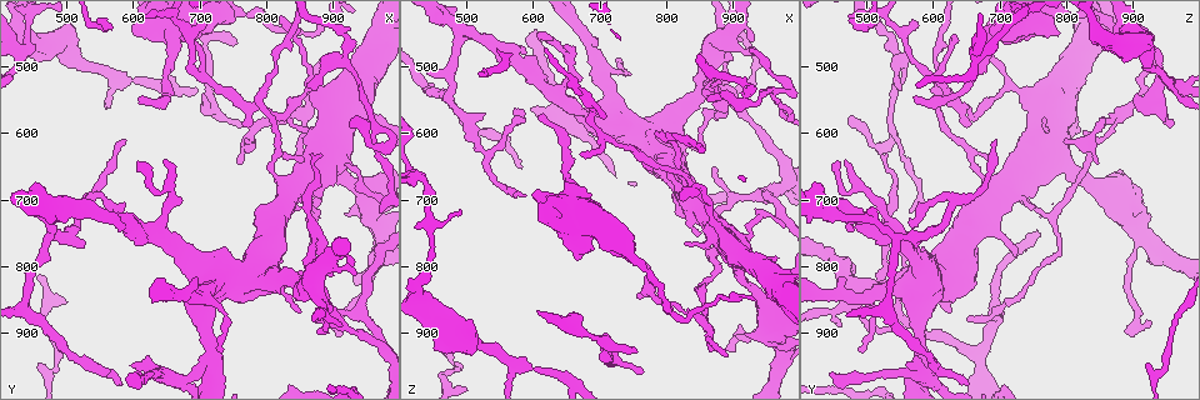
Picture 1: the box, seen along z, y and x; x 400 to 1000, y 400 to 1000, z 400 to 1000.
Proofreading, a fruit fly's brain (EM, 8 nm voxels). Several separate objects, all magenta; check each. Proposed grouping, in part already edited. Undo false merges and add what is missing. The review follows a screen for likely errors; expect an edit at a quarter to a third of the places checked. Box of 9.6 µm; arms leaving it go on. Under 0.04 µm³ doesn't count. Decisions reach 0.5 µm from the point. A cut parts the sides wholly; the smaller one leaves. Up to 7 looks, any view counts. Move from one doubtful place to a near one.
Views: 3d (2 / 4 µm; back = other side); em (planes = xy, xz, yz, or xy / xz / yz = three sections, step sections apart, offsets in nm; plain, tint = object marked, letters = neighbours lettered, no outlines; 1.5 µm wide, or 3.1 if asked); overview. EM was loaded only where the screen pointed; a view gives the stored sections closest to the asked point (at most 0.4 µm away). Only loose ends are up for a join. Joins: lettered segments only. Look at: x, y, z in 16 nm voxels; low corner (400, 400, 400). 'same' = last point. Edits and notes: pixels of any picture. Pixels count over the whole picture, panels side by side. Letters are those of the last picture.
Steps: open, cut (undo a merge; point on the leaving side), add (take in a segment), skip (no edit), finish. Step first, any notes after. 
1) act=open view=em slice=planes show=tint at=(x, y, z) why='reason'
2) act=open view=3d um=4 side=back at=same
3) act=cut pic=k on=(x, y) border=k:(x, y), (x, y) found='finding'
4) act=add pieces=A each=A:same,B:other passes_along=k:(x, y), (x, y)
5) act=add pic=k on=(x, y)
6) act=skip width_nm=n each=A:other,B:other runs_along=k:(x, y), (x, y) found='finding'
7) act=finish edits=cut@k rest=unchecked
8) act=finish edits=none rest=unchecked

act=open view=em slice=planes show=tint at=(815, 660, 670)

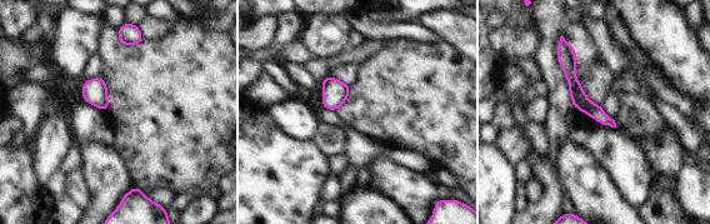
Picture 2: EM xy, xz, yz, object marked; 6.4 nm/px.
act=open view=em slice=planes show=letters at=same

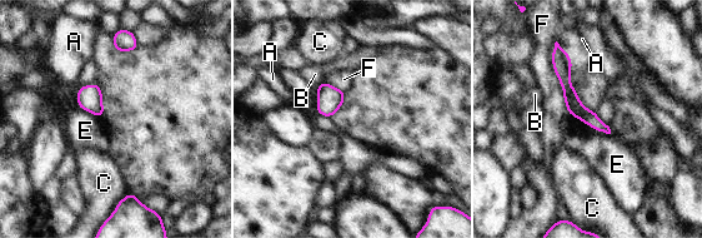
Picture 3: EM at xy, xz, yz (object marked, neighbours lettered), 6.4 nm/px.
act=skip width_nm=80 longest_contact=F:480nm each=A:other,B:other,C:other,E:other,F:other found='continuous, no second neuron'

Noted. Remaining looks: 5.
act=open view=3d um=2 at=(765, 585, 960) why='tapers out'

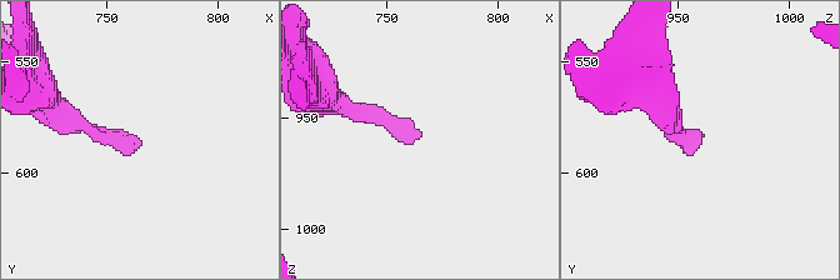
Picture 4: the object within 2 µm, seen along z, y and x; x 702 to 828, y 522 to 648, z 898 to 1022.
act=open view=em um=3.1 slice=planes show=letters at=(766, 585, 960)

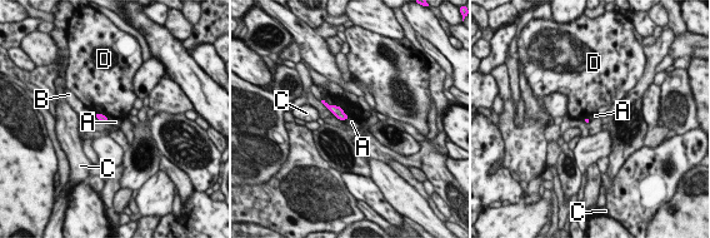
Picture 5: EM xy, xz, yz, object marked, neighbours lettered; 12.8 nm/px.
act=skip each=A:other,B:other,C:other,D:other found='none of them fits'

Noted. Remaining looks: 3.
act=open view=3d um=2 at=(825, 450, 880) why='abrupt turn'

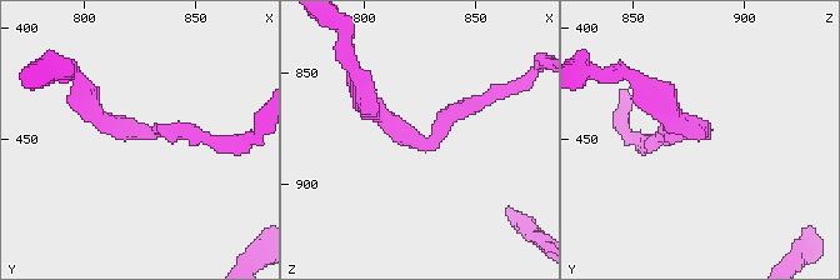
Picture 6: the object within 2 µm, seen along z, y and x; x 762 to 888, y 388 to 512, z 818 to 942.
act=open view=em slice=xy step=8 show=letters at=(828, 447, 879)

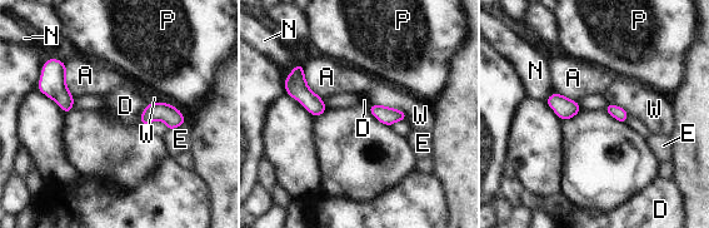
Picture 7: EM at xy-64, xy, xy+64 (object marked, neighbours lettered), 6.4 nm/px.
act=skip width_nm=80 each=A:other,D:other,E:other,N:other,P:other,W:other border=7:(303, 67), (305, 83), (323, 98) found='continuous, no second neuron'

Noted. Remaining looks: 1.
act=finish edits=none rest=unchecked

